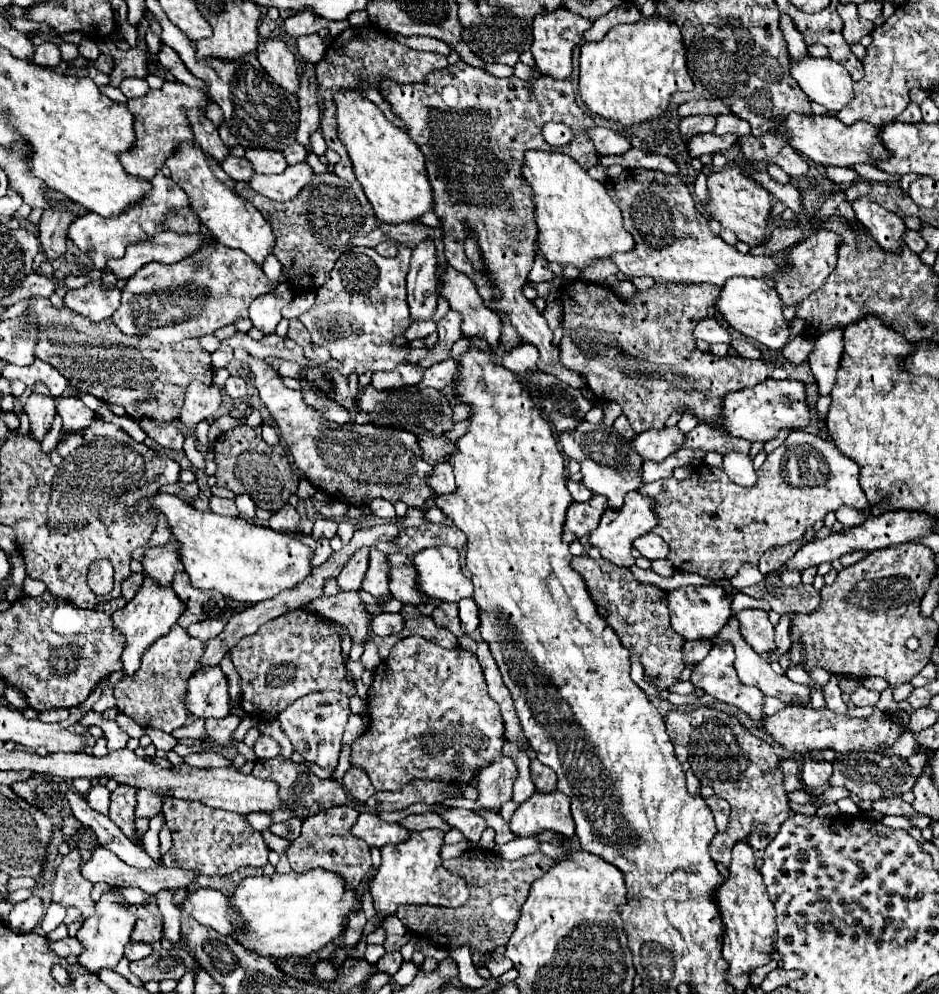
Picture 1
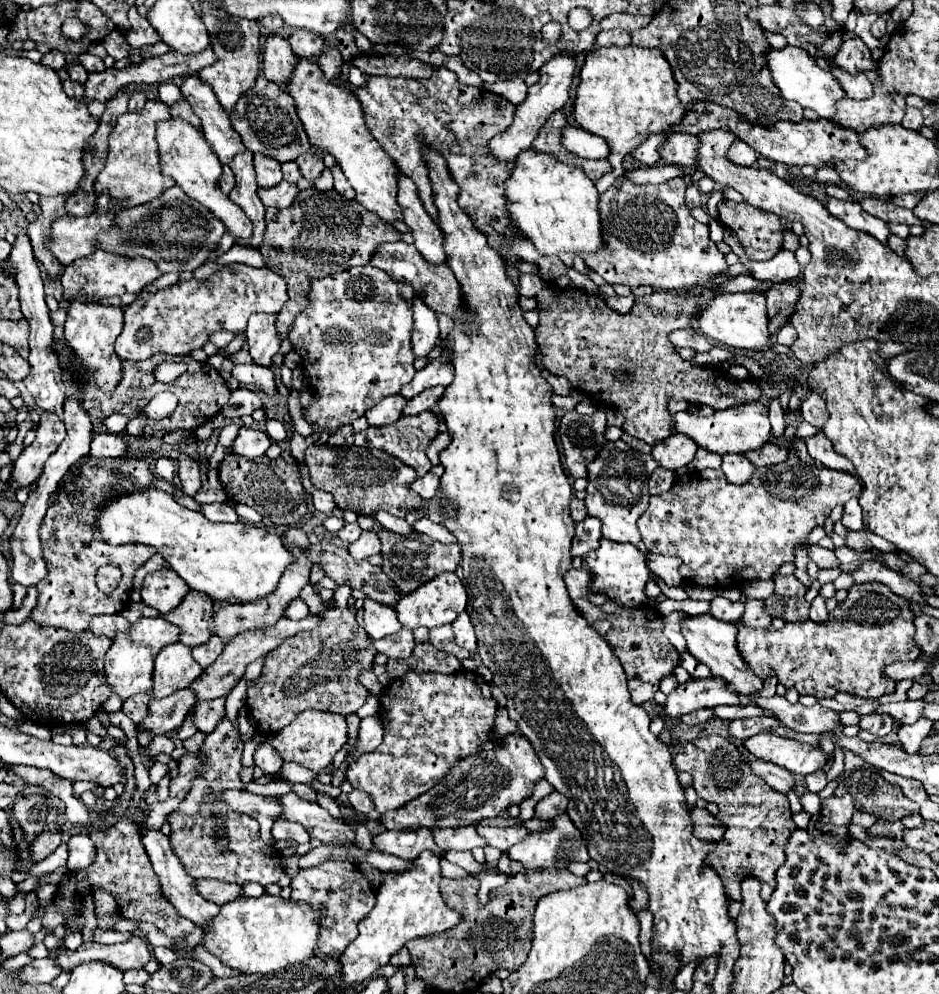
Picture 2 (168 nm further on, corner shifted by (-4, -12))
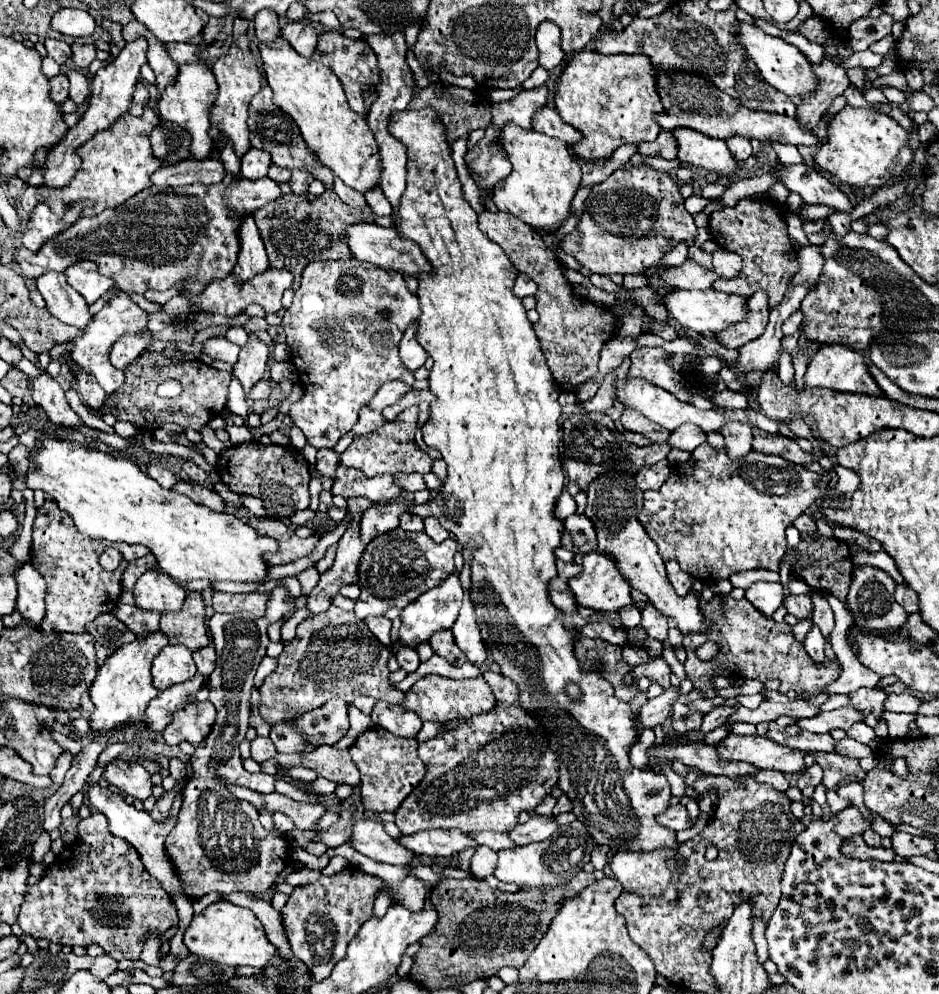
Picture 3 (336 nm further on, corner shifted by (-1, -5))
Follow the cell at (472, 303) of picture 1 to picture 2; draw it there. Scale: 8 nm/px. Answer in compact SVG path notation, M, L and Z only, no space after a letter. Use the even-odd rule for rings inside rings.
M396 241L396 243L382 243L382 247L378 247L378 251L374 251L370 263L382 271L386 271L394 281L402 281L402 283L408 283L414 287L414 291L422 297L422 301L438 311L438 313L444 313L448 317L452 317L456 323L462 323L462 321L470 321L472 315L468 311L462 311L464 309L464 301L458 299L458 281L454 279L454 273L450 271L450 267L446 263L442 265L432 265L428 263L420 251L414 247L414 245L408 245L404 241Z

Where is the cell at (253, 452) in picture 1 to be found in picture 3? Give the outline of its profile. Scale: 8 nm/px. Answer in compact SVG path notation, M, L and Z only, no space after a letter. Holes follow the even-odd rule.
M255 440L231 446L219 454L217 474L221 476L223 484L233 492L241 496L249 494L261 498L267 516L271 518L289 518L297 510L309 508L309 464L297 448L277 444L263 446Z

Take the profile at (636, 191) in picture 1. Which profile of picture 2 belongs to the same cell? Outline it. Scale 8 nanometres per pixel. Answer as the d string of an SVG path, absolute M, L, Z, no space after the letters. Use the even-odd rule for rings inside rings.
M620 175L612 187L600 195L598 207L602 215L602 233L606 235L606 253L602 255L580 255L584 263L596 271L606 283L616 285L628 285L628 287L638 287L638 285L650 285L654 289L662 291L686 291L696 287L698 283L712 285L714 279L728 269L728 263L724 255L718 251L716 243L708 239L708 225L696 221L684 201L684 191L686 183L682 177L674 177L666 183L646 183L638 185Z

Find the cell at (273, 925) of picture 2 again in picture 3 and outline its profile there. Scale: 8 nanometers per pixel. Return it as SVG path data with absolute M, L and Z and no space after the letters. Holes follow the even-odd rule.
M227 900L213 902L201 914L193 916L189 928L185 930L183 942L187 944L191 954L205 956L207 960L215 960L227 966L265 968L269 960L277 956L277 946L269 942L261 920L249 908L231 904Z

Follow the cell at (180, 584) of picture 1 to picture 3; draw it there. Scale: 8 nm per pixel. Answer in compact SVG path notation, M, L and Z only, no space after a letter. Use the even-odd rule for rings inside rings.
M189 592L185 598L185 604L177 612L165 612L161 614L161 632L167 634L169 644L183 644L189 650L201 650L209 644L209 634L205 628L205 606L199 592Z

